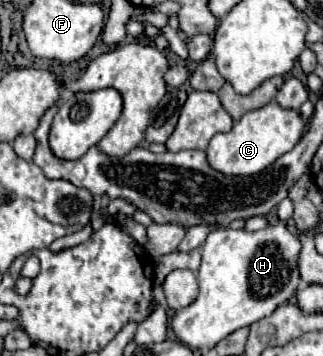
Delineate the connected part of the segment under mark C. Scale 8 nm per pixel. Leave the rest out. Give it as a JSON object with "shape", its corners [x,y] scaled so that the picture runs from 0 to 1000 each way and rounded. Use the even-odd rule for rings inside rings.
{"shape":[[[854,281],[811,303],[762,315],[737,343],[724,343],[712,371],[663,376],[638,416],[644,461],[700,494],[774,494],[811,472],[848,461],[873,433],[898,427],[941,376],[941,337],[923,309],[873,303]]]}

